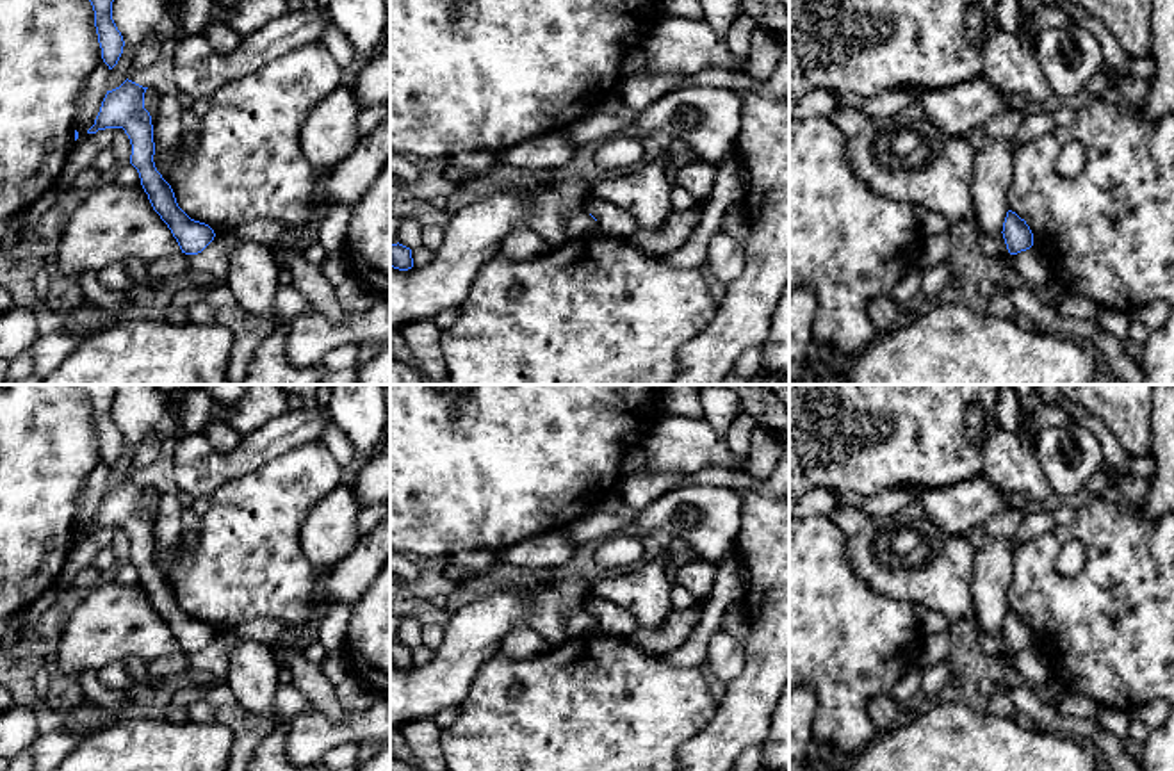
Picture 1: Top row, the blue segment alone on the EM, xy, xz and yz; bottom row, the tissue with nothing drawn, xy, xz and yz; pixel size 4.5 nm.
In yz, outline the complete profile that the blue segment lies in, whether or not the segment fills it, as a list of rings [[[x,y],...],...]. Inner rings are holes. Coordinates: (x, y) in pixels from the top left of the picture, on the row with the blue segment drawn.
[[[1012,210],[1007,212],[1001,233],[1010,255],[1017,255],[1033,246],[1033,233],[1030,226]]]

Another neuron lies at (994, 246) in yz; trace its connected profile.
[[[1003,233],[999,235],[980,235],[980,242],[983,248],[983,253],[991,258],[1001,260],[1003,256],[1010,255],[1003,239]]]

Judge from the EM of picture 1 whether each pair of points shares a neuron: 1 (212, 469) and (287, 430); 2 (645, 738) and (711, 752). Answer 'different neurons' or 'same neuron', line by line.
1: same neuron
2: different neurons

